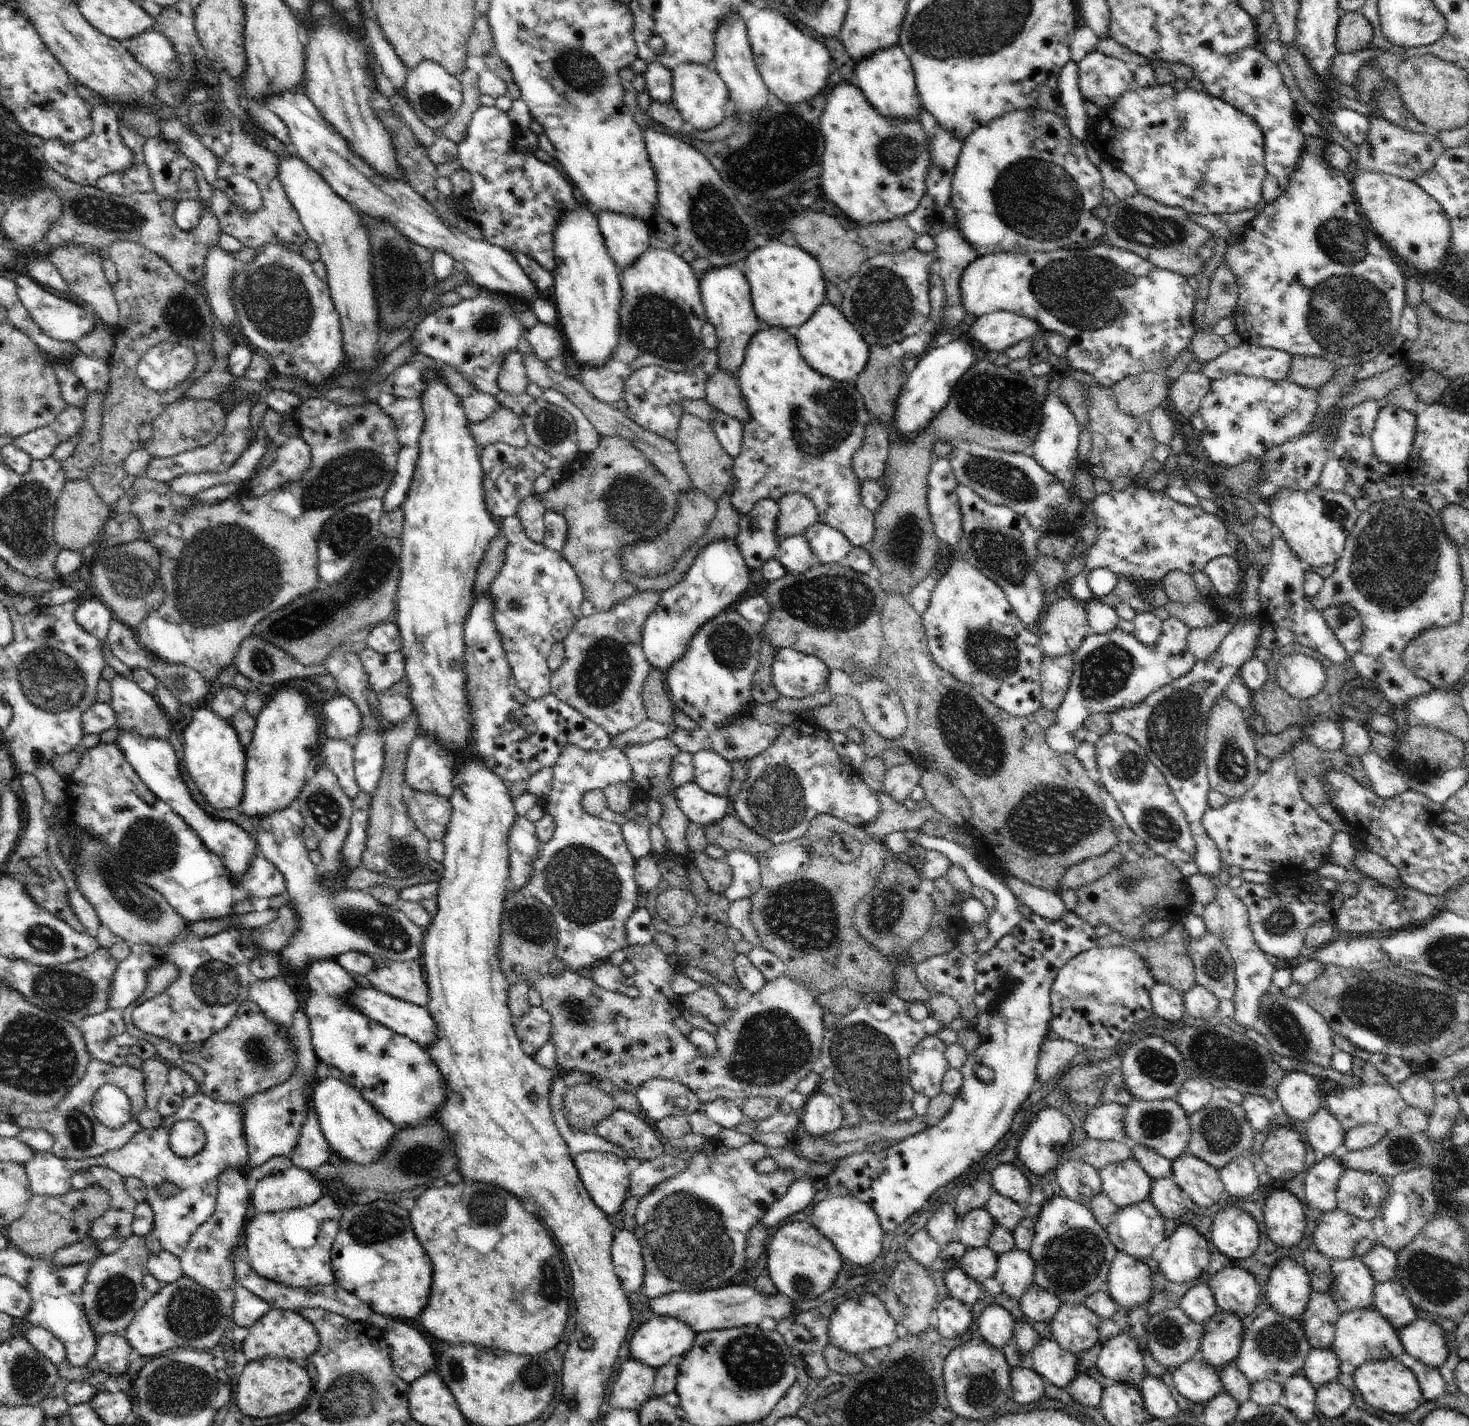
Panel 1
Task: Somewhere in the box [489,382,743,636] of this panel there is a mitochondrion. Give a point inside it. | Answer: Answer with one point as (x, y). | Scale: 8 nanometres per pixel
(633, 505)

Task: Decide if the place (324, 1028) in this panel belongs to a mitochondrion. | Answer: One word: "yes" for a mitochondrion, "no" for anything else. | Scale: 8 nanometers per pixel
no

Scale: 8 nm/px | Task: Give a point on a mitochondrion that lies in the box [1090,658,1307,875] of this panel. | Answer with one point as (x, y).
(1173, 734)

